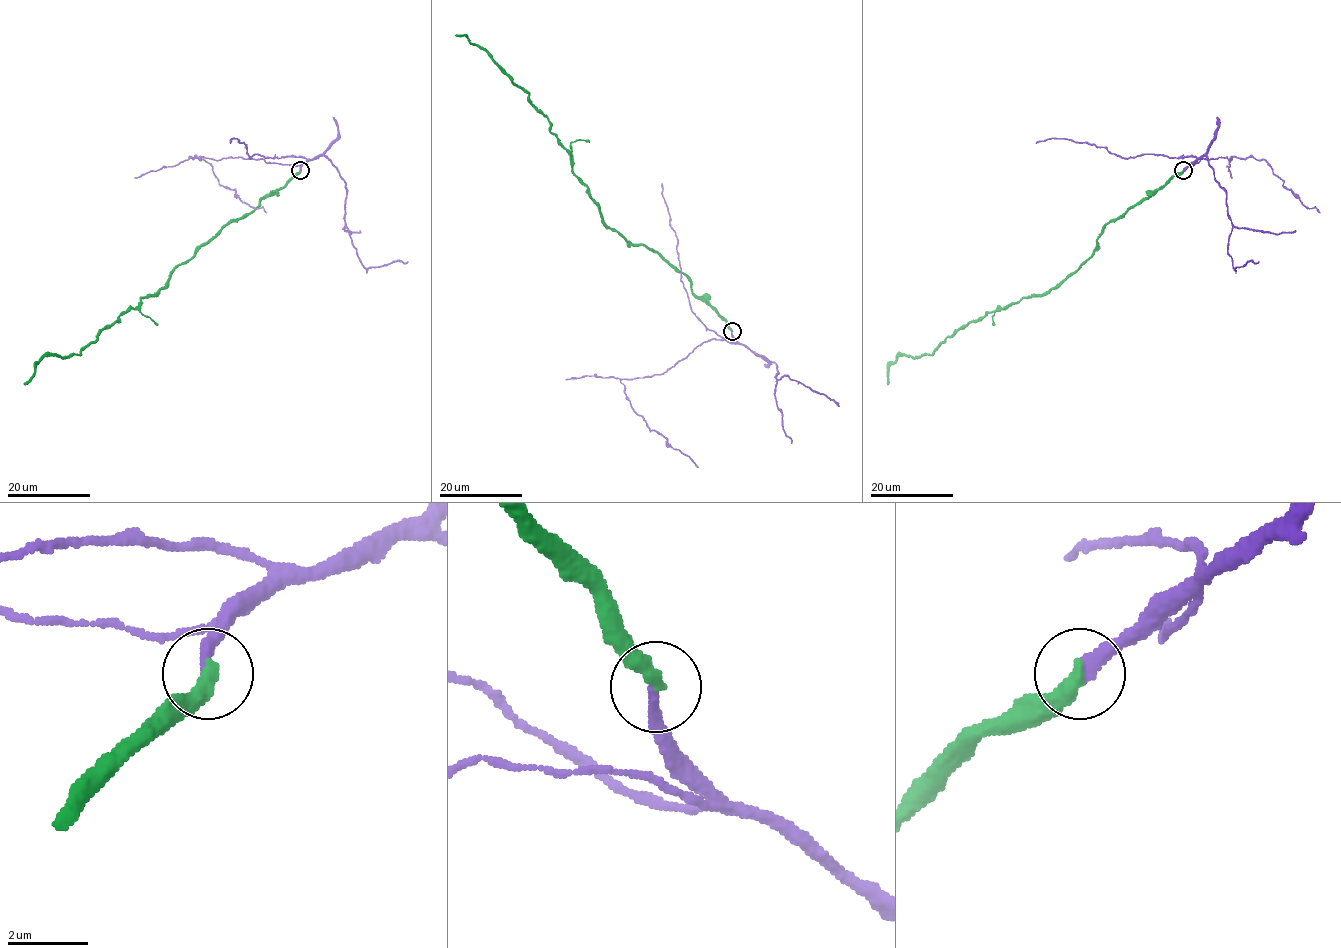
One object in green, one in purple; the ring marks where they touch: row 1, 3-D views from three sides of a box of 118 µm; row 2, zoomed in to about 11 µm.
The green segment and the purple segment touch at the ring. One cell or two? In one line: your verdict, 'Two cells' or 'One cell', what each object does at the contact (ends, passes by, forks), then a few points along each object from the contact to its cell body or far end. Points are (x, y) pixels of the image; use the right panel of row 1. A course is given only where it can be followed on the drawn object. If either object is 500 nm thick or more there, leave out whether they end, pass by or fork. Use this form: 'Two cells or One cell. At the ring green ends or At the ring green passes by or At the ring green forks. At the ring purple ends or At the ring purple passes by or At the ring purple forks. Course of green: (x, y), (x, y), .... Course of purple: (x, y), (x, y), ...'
One cell. At the ring green ends. At the ring purple ends. Course of green: (1184, 170), (1112, 219), (1094, 252), (1049, 291), (964, 324), (931, 354), (898, 355), (889, 367), (887, 385). Course of purple: (1184, 170), (1201, 159), (1250, 157), (1265, 160), (1285, 187), (1306, 207), (1315, 208), (1319, 213)

